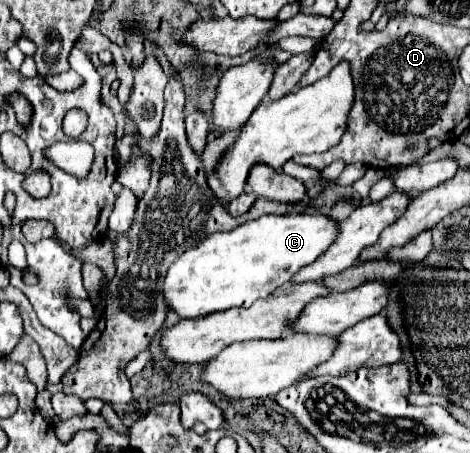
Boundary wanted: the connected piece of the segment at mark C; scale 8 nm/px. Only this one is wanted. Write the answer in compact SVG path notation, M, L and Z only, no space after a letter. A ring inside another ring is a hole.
M269 214L247 220L229 232L209 234L201 244L185 250L173 266L169 266L163 282L165 306L179 318L191 320L235 306L247 308L287 284L299 268L317 260L335 236L337 222L323 214Z

